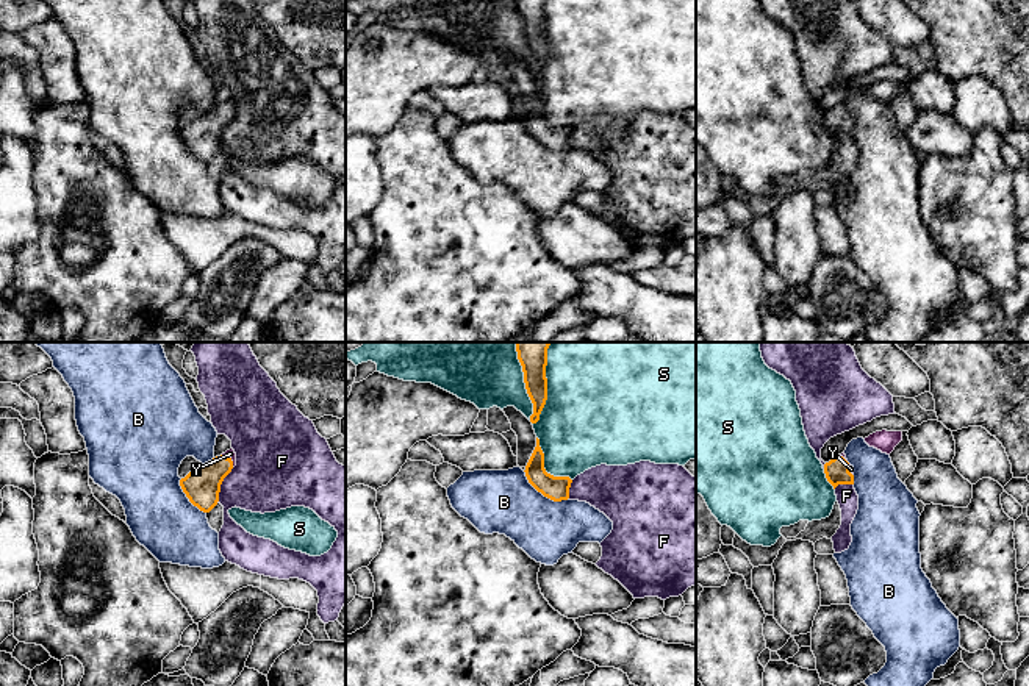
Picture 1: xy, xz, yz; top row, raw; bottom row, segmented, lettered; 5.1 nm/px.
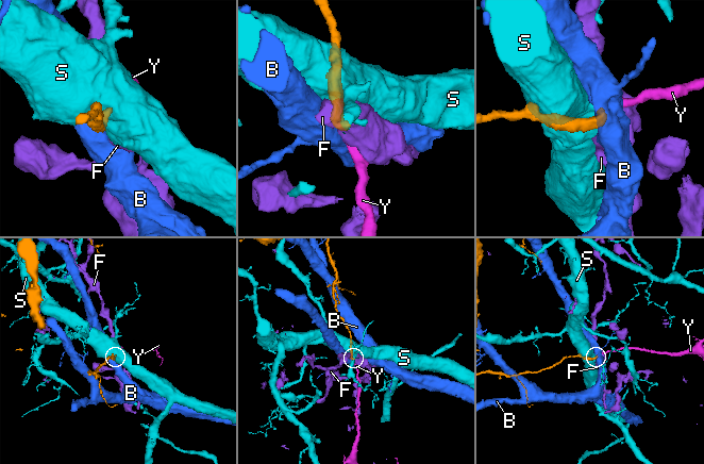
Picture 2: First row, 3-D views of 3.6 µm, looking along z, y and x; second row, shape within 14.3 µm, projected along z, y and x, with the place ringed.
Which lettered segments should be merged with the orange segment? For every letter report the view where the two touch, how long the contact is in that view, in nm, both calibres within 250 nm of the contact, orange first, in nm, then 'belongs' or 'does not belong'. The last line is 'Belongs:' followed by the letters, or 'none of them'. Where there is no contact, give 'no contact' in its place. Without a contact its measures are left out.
B: xz | 280 nm | 130/320 nm | does not belong
F: xy | 200 nm | 190/360 nm | does not belong
S: xz | 440 nm | 170/500 nm | does not belong
Y: xy | 90 nm | 190/50 nm | belongs
Belongs: Y

